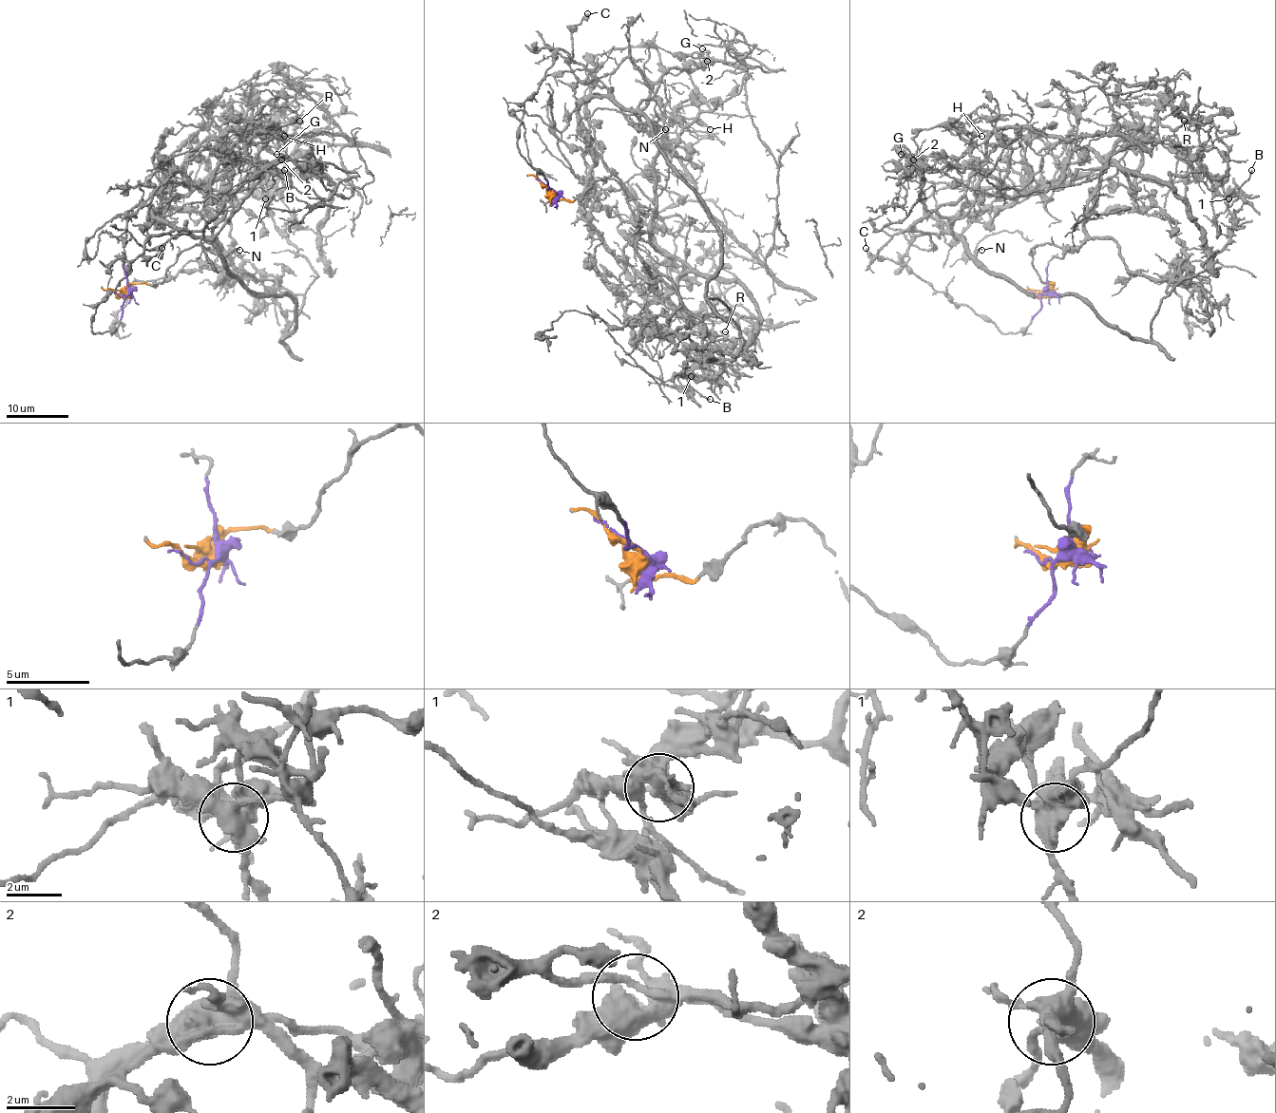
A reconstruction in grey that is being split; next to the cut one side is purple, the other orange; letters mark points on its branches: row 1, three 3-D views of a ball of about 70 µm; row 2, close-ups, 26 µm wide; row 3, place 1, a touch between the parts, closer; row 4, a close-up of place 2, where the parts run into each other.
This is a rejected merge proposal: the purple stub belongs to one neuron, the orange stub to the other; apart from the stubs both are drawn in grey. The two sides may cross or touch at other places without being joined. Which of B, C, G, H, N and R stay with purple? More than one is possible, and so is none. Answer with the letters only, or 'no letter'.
B, C, G, N

